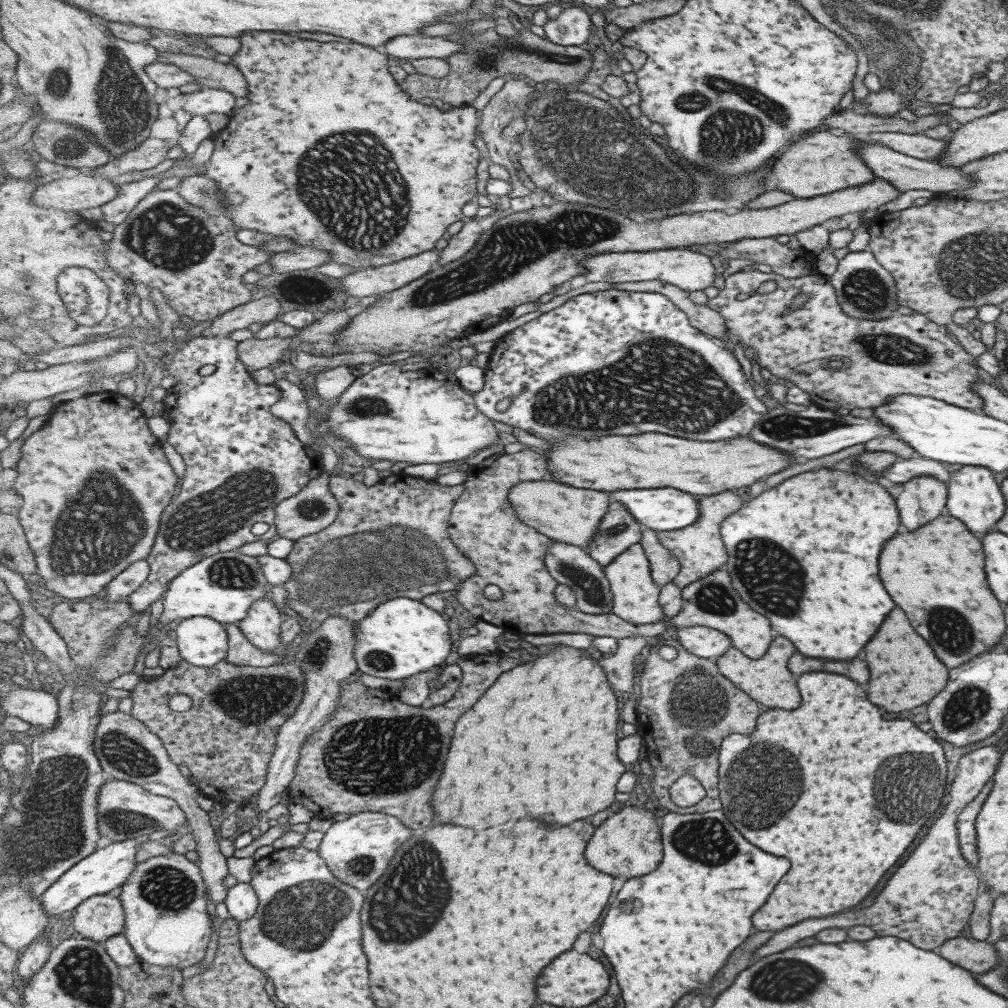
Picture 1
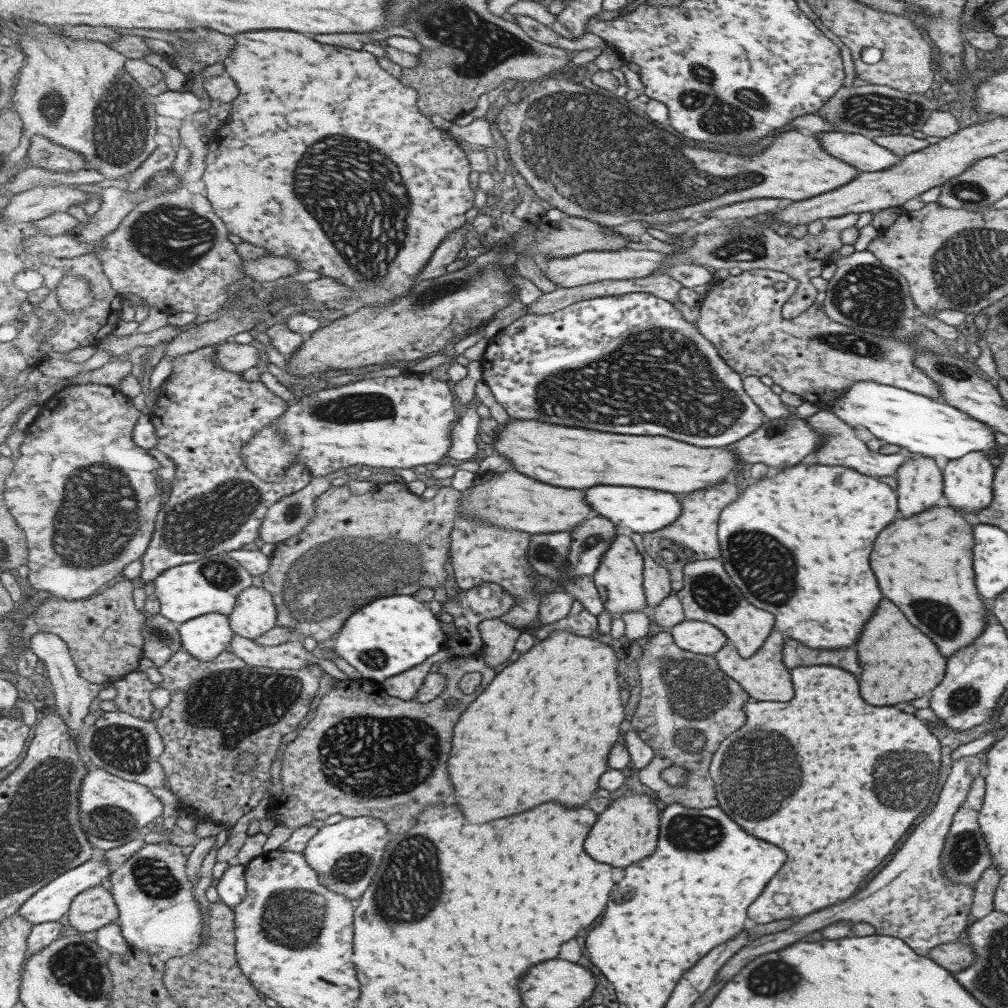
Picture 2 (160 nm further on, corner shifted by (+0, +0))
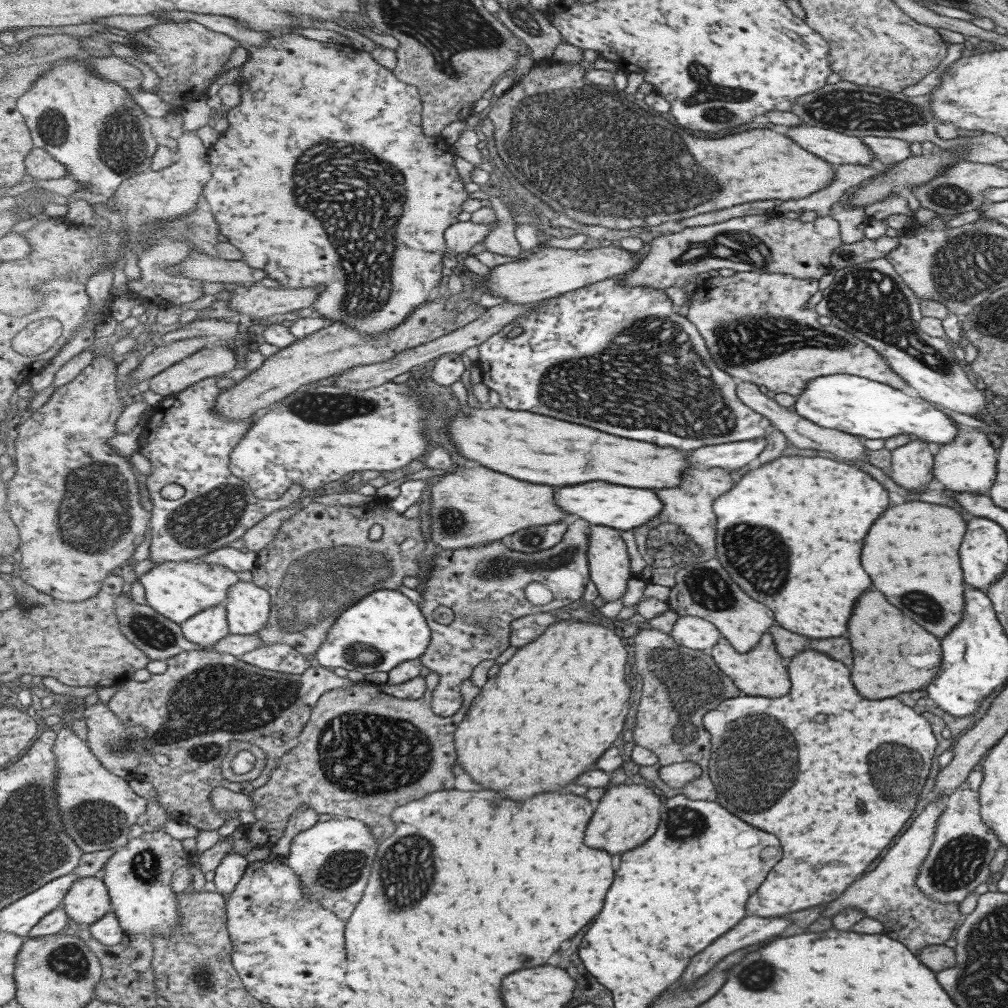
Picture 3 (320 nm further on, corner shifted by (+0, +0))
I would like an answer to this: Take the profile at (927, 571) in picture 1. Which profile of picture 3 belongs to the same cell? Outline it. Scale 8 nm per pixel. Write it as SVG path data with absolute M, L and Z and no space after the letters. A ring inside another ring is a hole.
M919 500L903 501L897 506L887 506L887 512L883 512L875 520L875 524L871 524L863 540L861 566L869 574L871 584L887 598L889 604L899 608L907 618L911 618L937 638L945 636L961 618L963 580L957 560L957 548L965 529L966 521L953 508Z

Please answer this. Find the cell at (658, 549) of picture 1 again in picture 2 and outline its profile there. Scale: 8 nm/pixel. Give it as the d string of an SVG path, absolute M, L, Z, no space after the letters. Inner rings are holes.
M630 533L630 537L634 540L639 552L644 556L644 585L649 612L652 612L671 594L671 573L664 566L657 564L655 559L647 552L644 534Z

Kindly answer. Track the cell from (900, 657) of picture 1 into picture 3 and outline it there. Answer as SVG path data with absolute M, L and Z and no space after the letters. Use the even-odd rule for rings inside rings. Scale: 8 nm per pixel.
M867 590L855 600L855 608L847 620L847 634L853 654L851 682L859 696L867 700L881 700L901 692L919 690L939 670L942 654L935 636L887 604L875 590Z

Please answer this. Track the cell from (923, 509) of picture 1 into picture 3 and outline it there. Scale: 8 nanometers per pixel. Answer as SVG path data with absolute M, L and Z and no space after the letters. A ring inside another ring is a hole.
M912 438L907 444L890 451L889 477L908 491L925 489L934 479L932 455L927 443Z

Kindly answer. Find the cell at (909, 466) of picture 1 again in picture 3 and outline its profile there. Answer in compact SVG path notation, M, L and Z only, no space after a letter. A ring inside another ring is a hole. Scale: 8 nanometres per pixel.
M737 381L736 393L738 399L741 400L743 404L767 418L770 422L770 427L774 427L781 431L788 445L794 450L800 449L802 452L805 452L805 450L818 450L819 452L823 452L824 456L828 456L828 458L833 458L836 461L847 464L852 464L850 462L851 460L867 462L866 458L863 456L865 447L862 445L861 438L831 428L821 428L801 418L798 414L795 414L795 411L785 409L779 406L773 399L765 397L765 395L759 391L758 386L752 382Z

